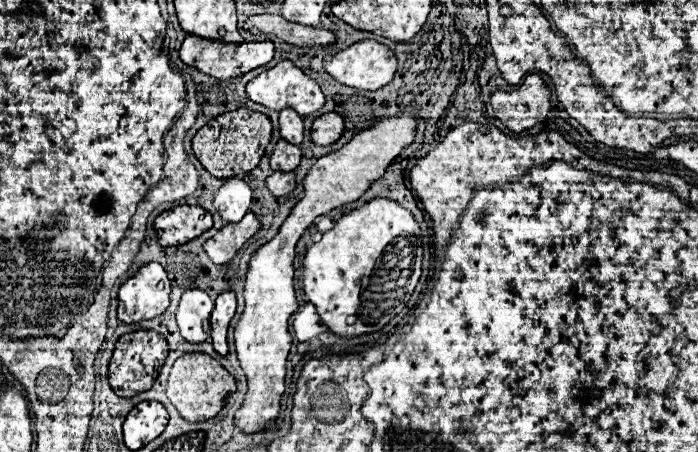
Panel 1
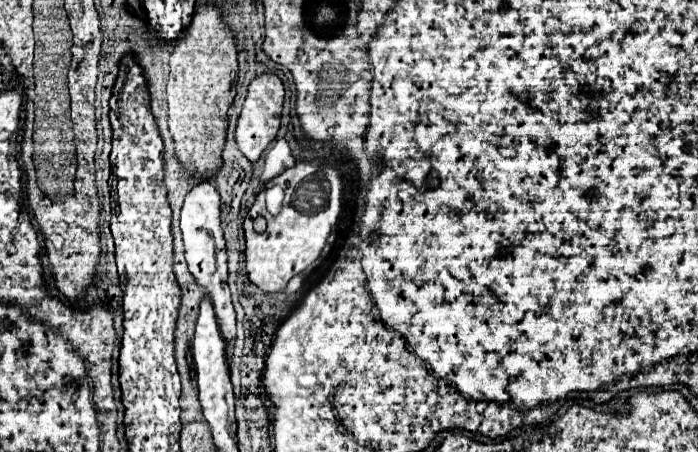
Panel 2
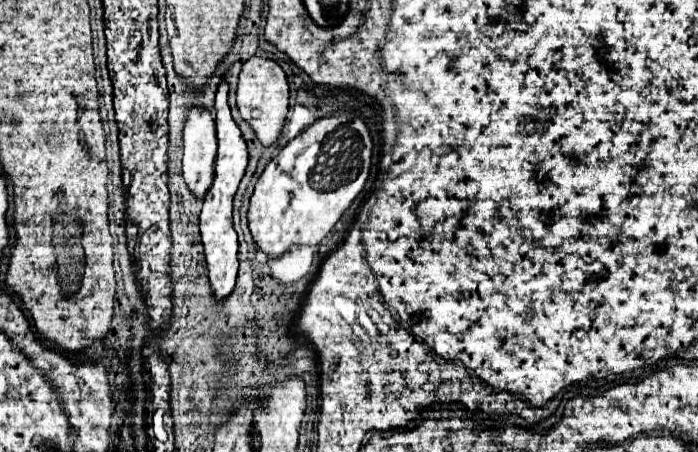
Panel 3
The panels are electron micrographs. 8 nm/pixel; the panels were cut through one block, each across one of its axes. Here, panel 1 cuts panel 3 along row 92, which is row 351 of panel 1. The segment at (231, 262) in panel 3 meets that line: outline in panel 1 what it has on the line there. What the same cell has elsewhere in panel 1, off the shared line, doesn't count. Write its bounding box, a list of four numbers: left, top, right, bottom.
[212,292,236,356]

